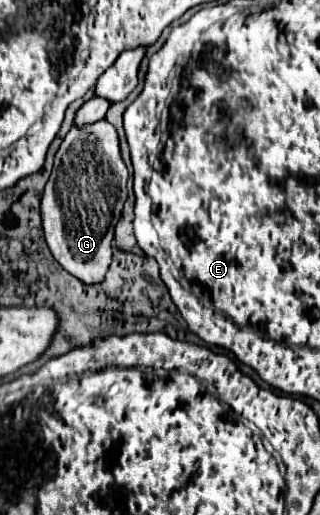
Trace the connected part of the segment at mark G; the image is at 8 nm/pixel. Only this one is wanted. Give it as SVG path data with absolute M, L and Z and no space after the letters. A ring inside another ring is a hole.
M106 119L68 131L56 153L40 211L44 239L54 259L84 283L98 283L108 271L114 227L128 195L126 181L128 169L120 157L118 133Z

